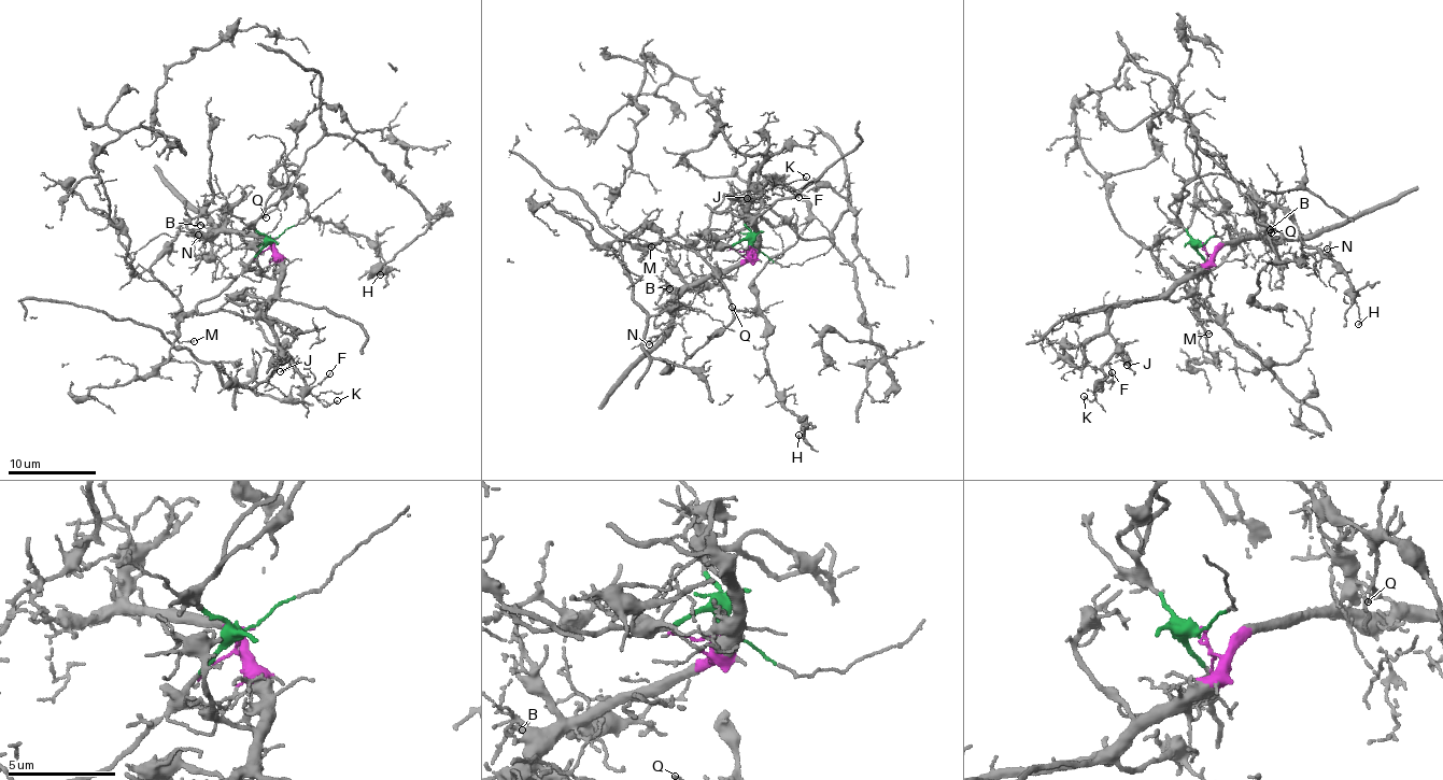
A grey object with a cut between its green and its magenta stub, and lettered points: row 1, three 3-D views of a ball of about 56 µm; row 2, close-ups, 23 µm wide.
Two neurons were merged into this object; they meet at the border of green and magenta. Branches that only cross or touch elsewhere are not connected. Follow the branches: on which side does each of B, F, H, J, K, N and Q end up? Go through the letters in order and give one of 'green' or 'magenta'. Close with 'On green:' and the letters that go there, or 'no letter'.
B: magenta
F: magenta
H: green
J: magenta
K: magenta
N: magenta
Q: green
On green: H, Q

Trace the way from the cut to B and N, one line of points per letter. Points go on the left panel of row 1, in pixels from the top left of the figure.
B: (272, 240), (272, 247), (267, 240), (200, 225)
N: (272, 240), (272, 247), (267, 240), (212, 229), (215, 228), (212, 240), (198, 235)

